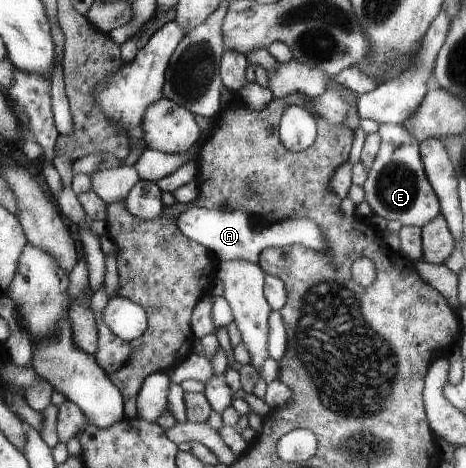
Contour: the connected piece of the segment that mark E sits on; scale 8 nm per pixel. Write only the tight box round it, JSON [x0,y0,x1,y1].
[363,124,442,229]

